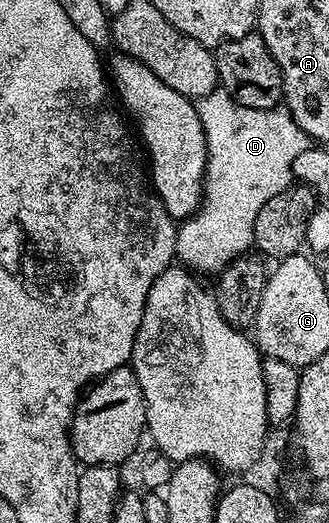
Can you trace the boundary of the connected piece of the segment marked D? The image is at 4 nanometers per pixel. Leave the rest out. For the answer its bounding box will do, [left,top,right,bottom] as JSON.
[177,88,311,272]

